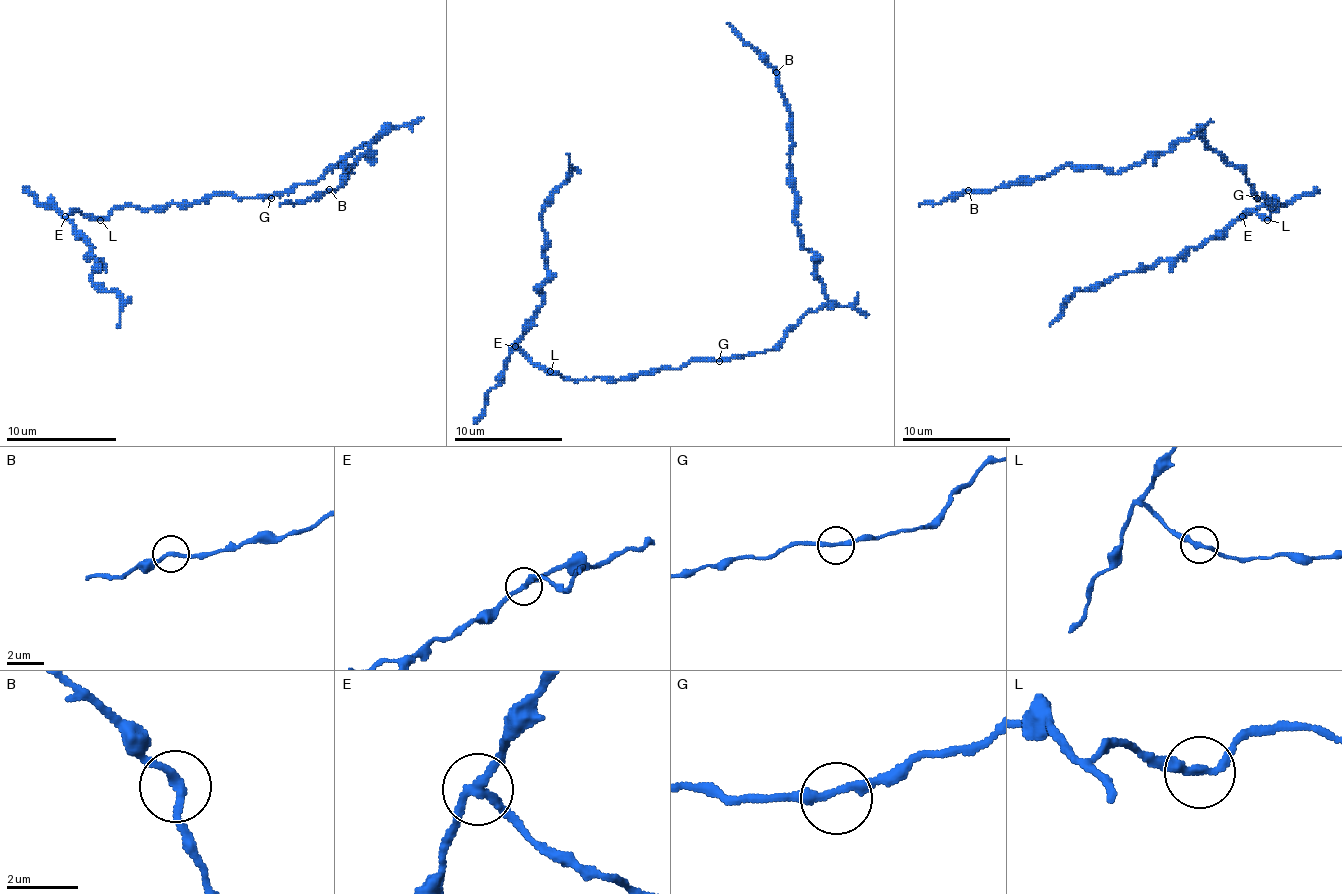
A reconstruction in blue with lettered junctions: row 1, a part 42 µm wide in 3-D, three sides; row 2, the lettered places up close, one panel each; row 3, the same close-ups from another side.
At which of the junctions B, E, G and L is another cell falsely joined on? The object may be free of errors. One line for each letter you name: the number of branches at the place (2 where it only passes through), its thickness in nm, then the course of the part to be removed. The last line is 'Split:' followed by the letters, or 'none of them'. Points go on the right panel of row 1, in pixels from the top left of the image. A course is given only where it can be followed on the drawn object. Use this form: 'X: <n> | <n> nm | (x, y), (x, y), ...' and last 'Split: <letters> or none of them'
E: 3 | 200 nm | (1243, 217), (1199, 244), (1186, 247), (1175, 258), (1077, 291), (1050, 326)
Split: E

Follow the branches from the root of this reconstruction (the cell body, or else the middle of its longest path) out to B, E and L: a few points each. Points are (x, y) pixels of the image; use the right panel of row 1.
B: (1257, 195), (1246, 174), (1197, 135), (1115, 174), (1061, 165), (1044, 176), (968, 190)
E: (1257, 195), (1257, 198), (1265, 195), (1276, 209), (1276, 206), (1267, 217), (1257, 212), (1248, 212), (1243, 217)
L: (1257, 195), (1257, 198), (1265, 195), (1276, 206), (1267, 220)

